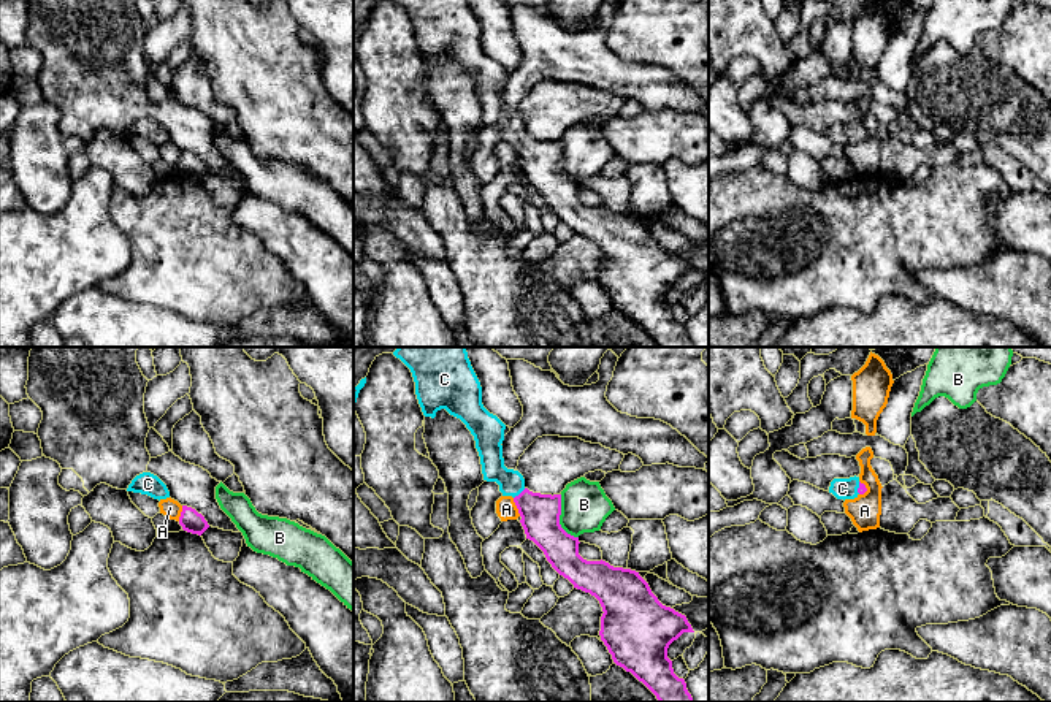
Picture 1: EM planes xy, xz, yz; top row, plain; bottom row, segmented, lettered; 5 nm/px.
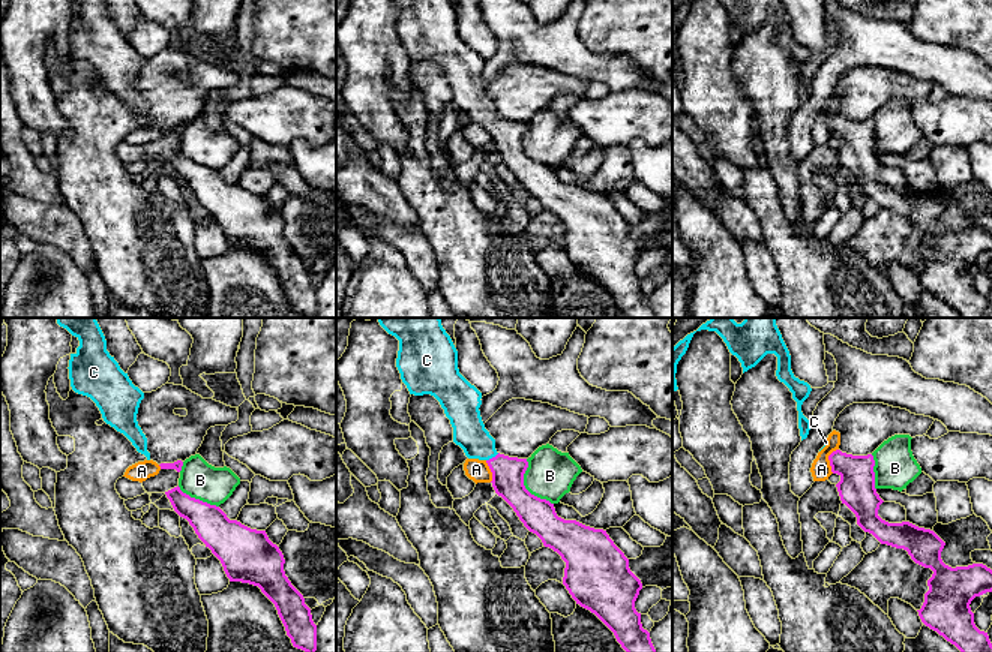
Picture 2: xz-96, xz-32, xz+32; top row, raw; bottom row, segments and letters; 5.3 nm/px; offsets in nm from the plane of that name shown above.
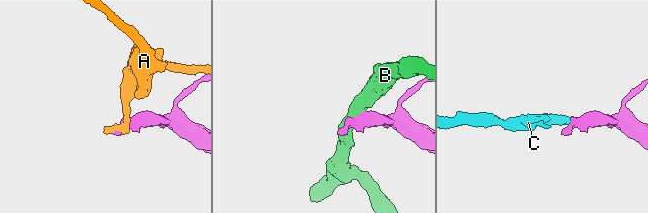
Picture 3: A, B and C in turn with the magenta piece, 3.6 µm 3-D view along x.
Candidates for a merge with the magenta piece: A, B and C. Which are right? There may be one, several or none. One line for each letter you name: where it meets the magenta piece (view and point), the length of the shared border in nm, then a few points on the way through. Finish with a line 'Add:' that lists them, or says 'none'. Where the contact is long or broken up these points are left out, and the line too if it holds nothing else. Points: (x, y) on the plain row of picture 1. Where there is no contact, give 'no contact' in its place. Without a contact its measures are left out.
C: contact xz (520, 138); length 80 nm; way xz (539, 159), (520, 138), (511, 127)
Add: C

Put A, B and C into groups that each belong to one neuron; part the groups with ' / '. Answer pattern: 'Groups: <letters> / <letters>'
Groups: A / B / C

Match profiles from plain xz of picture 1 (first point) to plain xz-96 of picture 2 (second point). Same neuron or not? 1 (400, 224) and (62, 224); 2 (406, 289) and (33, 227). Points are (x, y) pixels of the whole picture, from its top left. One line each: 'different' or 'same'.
1: different
2: different

